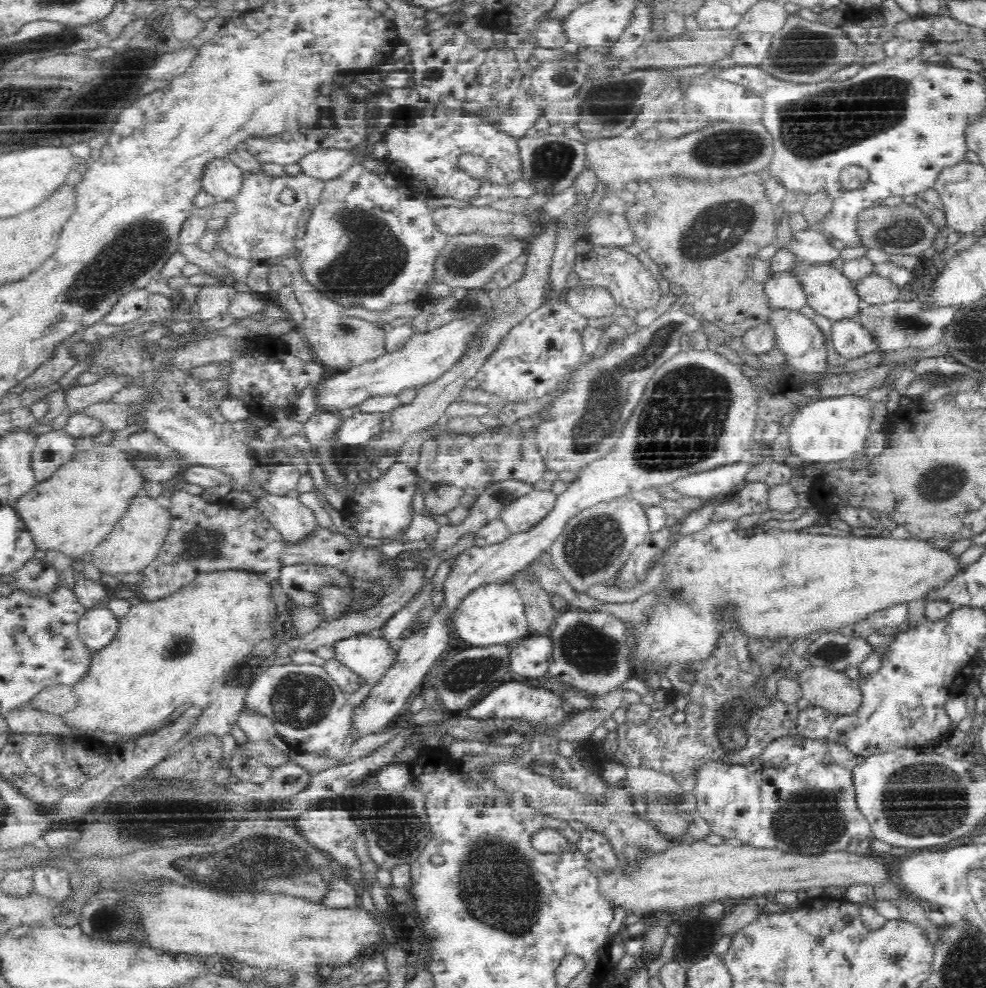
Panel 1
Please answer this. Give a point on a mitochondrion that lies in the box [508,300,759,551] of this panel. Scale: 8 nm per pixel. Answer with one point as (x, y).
(682, 425)

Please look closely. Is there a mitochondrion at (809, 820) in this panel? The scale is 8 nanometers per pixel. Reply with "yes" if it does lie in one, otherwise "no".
yes

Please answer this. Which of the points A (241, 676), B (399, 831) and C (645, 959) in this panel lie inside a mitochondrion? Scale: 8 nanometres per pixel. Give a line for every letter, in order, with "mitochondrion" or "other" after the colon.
A: mitochondrion
B: mitochondrion
C: other

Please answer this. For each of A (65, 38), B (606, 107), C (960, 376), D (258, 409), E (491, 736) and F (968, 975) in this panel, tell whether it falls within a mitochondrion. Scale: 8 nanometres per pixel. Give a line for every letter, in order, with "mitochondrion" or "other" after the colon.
A: mitochondrion
B: mitochondrion
C: mitochondrion
D: other
E: other
F: mitochondrion

